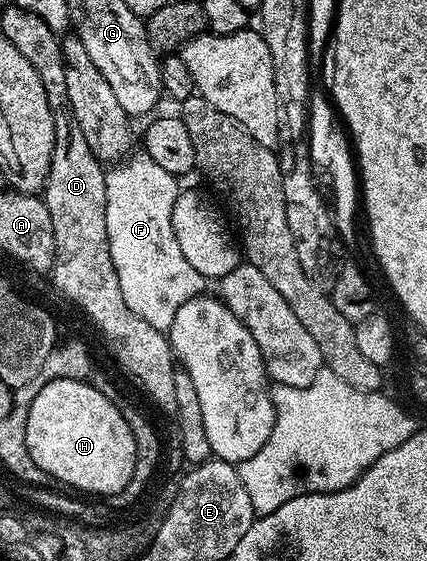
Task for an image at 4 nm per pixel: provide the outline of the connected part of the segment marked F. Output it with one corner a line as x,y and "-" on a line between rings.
148,155
133,156
115,163
111,167
114,169
106,172
108,246
132,314
140,314
148,326
169,333
176,310
193,296
203,295
208,281
192,270
172,230
172,206
180,191
179,177
156,166

